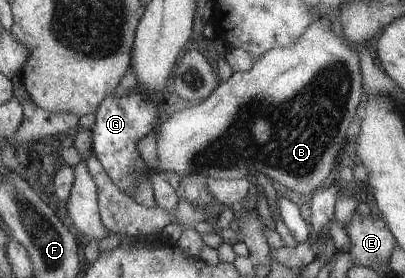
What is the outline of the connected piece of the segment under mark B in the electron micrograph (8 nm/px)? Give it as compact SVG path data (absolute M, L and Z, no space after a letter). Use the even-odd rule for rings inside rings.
M319 19L317 21L311 22L305 31L286 48L273 48L267 50L261 57L257 58L253 65L246 72L232 72L230 77L225 82L219 82L213 91L205 98L205 101L201 104L194 103L193 106L186 107L179 110L171 115L165 122L161 122L157 125L155 129L155 139L156 139L156 156L159 160L159 166L157 169L149 169L144 164L144 171L140 172L140 177L136 182L134 188L130 188L127 192L128 198L131 198L135 203L144 205L148 208L158 208L153 200L153 191L151 190L149 172L154 172L163 177L166 171L172 171L177 173L180 177L183 174L199 174L205 179L207 178L221 178L221 179L239 179L244 178L246 175L251 175L258 171L263 173L268 179L283 187L287 187L299 195L310 196L316 188L323 185L324 180L327 179L327 174L331 171L333 167L333 161L337 157L337 151L339 147L343 145L345 141L345 133L349 135L349 138L353 135L353 125L355 117L357 117L357 109L363 101L363 88L362 88L362 77L360 72L360 61L357 53L344 43L341 36L335 35L333 29L330 28L329 21L327 19ZM297 115L307 115L309 121L301 121Z

